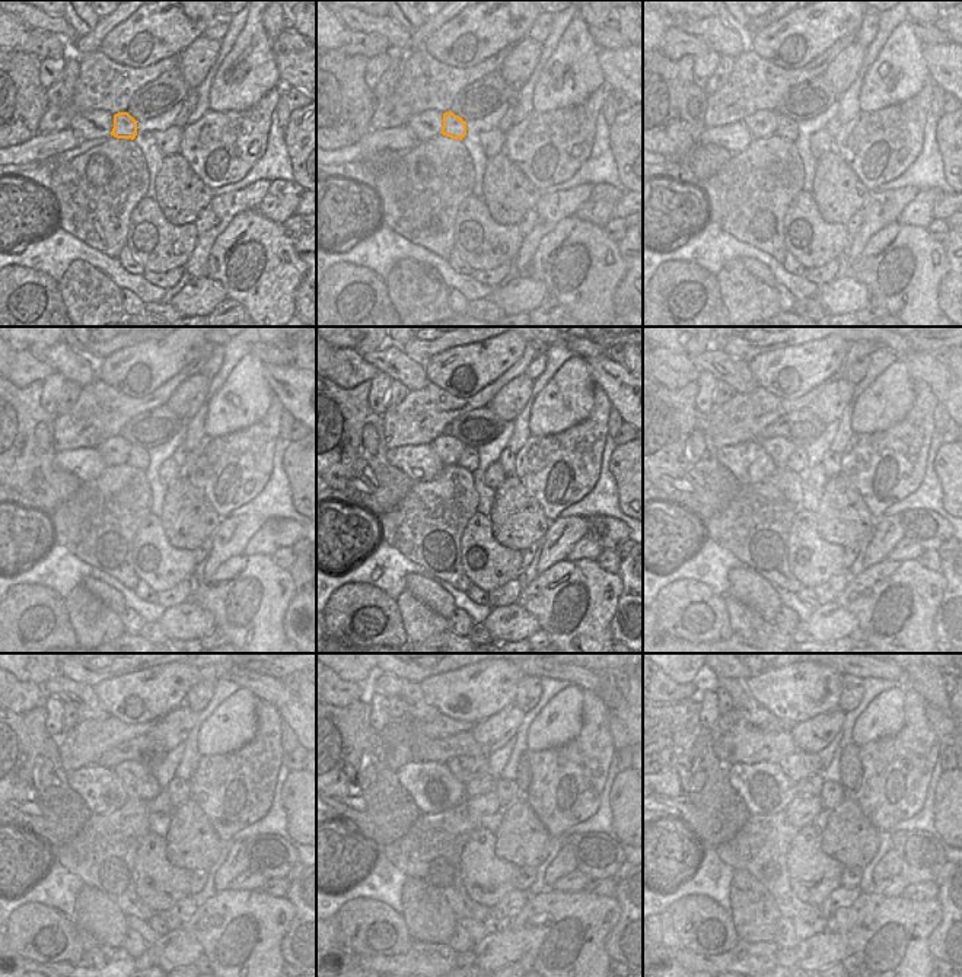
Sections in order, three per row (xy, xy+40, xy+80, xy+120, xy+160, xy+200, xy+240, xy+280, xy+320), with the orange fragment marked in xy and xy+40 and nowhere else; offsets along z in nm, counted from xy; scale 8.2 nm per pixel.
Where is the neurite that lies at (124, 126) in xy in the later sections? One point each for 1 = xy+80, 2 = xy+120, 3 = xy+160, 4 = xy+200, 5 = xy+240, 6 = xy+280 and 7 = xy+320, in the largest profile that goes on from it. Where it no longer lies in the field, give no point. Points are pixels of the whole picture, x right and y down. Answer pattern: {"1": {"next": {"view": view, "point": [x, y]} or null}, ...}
{"1": {"next": {"view": "xy+80", "point": [787, 129]}}, "2": {"next": {"view": "xy+120", "point": [139, 457]}}, "3": {"next": {"view": "xy+160", "point": [468, 460]}}, "4": {"next": {"view": "xy+200", "point": [798, 461]}}, "5": {"next": {"view": "xy+240", "point": [147, 788]}}, "6": {"next": {"view": "xy+280", "point": [481, 785]}}, "7": {"next": {"view": "xy+320", "point": [811, 786]}}}

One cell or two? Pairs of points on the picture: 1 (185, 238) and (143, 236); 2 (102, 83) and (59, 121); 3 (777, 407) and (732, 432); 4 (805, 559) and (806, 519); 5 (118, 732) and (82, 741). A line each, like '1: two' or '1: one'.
1: one
2: one
3: one
4: one
5: one

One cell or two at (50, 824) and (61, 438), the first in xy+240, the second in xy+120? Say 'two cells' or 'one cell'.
two cells

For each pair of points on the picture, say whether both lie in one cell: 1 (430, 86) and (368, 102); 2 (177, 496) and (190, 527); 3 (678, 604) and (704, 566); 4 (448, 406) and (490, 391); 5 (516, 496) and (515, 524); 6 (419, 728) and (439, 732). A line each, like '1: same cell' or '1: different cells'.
1: different cells
2: same cell
3: different cells
4: same cell
5: same cell
6: same cell

